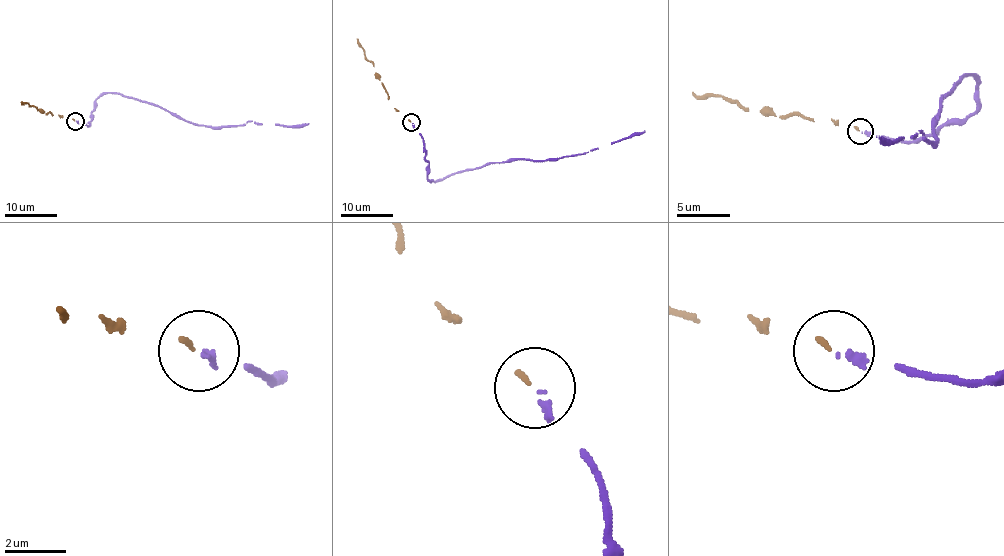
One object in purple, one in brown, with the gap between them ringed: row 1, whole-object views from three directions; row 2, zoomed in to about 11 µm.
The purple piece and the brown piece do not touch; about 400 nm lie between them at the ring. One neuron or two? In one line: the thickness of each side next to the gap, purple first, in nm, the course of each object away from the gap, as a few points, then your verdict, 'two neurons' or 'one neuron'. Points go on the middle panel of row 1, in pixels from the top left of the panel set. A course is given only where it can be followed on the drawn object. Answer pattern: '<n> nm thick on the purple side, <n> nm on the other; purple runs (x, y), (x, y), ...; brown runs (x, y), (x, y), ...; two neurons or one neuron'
200 nm thick on the purple side, 150 nm on the other; purple runs (412, 123), (423, 139), (429, 180), (440, 180), (494, 163), (585, 154), (639, 135), (644, 130); brown runs (411, 122), (388, 100), (374, 65), (366, 59), (357, 39); one neuron

